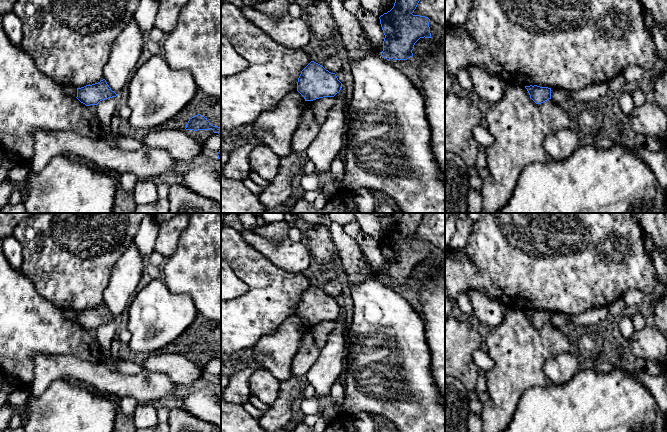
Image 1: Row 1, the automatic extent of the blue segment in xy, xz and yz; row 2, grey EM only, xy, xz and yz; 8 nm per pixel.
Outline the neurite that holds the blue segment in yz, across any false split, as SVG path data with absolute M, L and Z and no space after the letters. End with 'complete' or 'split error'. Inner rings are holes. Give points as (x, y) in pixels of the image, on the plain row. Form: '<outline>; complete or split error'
M537 309L525 310L527 313L530 322L536 327L541 328L549 323L551 323L551 312L540 311Z; complete

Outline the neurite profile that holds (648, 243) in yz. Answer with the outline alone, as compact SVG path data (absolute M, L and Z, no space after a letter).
M644 233L644 246L649 258L652 259L654 245L653 245L651 237L647 235L646 233Z

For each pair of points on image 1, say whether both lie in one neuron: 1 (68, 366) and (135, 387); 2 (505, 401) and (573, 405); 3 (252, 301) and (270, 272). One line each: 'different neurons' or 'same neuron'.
1: same neuron
2: different neurons
3: same neuron

